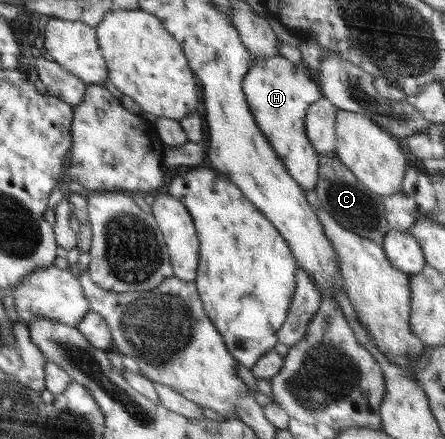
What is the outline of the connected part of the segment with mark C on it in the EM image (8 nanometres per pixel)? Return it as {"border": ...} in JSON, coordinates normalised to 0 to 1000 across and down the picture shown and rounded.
{"border":[[[755,346],[717,353],[715,415],[706,426],[706,435],[712,440],[712,453],[721,465],[719,476],[737,481],[744,494],[766,513],[766,517],[856,558],[865,533],[879,522],[867,501],[858,446],[829,435],[820,421],[802,408],[802,401],[755,355]]]}

